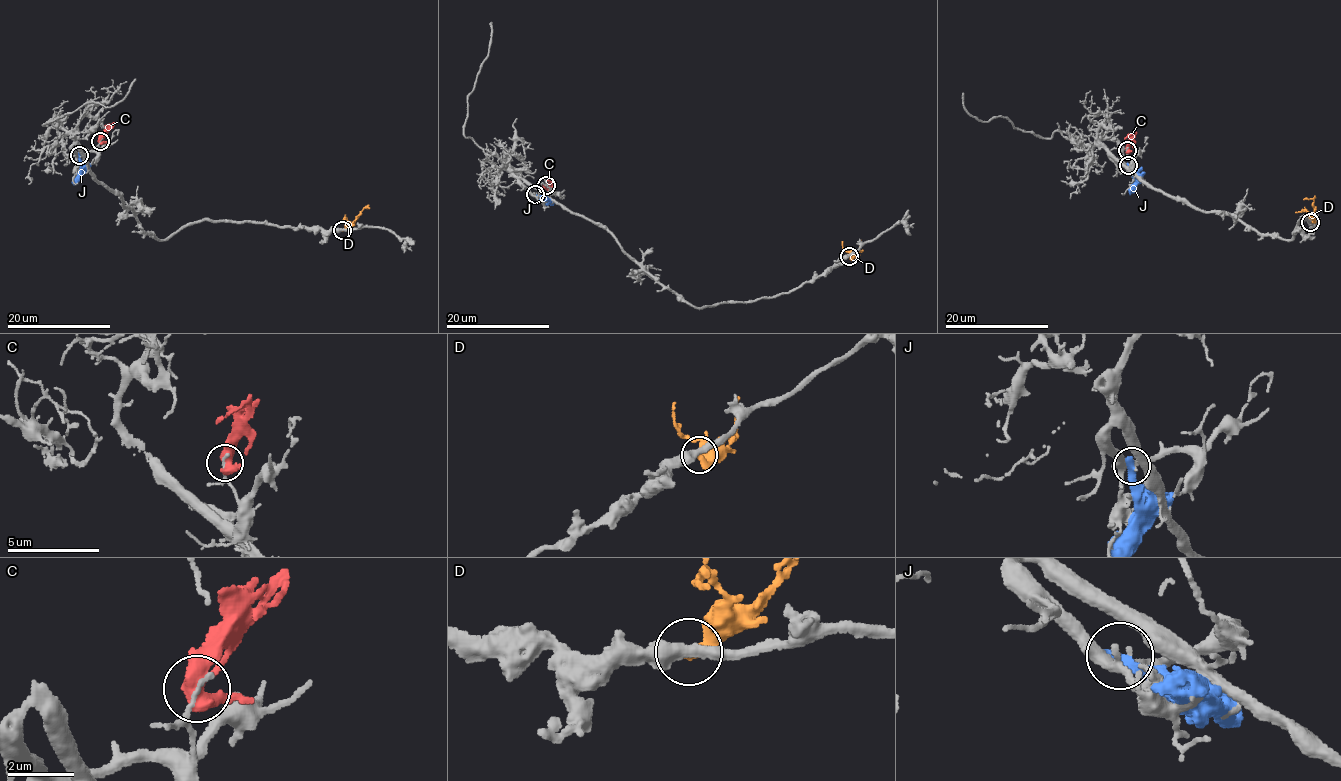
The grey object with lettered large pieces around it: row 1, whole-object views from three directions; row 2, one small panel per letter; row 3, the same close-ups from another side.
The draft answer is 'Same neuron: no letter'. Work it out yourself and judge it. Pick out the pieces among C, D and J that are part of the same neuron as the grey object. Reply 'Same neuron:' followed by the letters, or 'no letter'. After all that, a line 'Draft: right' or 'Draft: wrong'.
Same neuron: no letter
Draft: right

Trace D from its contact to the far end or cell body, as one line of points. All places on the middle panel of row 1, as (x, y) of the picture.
D: (849, 256), (853, 258), (859, 252), (860, 239)

